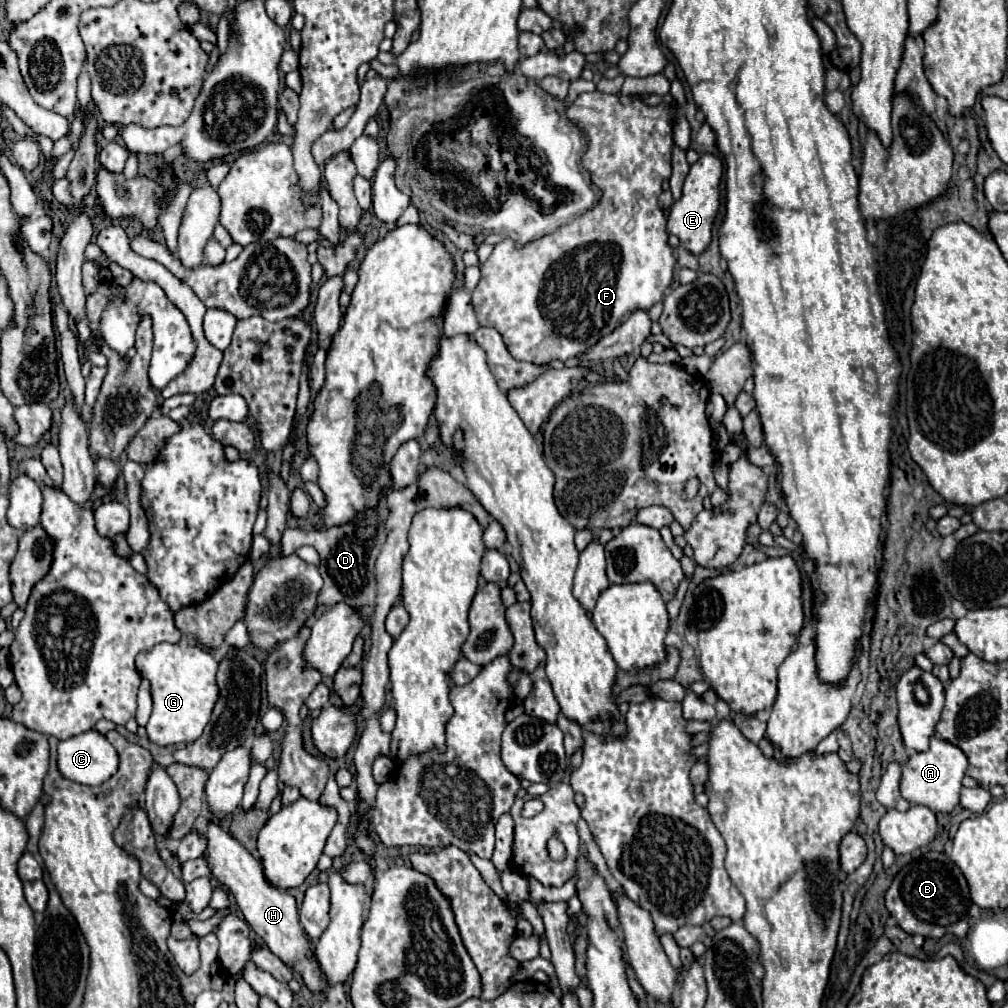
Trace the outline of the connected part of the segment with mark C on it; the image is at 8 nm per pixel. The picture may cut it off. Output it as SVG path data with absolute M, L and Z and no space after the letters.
M91 729L61 741L57 763L67 779L81 785L99 785L117 771L119 755L103 733Z

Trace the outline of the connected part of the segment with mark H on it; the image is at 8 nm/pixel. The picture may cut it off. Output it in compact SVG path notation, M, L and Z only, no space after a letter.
M209 821L205 829L195 829L195 831L199 837L203 837L207 841L207 849L205 849L203 857L207 861L211 875L235 897L239 909L245 915L245 921L255 929L255 933L265 941L265 945L285 965L289 965L293 971L297 971L301 975L303 983L307 985L307 989L311 993L327 991L329 989L327 975L323 973L323 969L315 957L315 949L311 945L309 935L305 933L305 929L299 923L295 897L285 889L273 887L263 873L261 861L257 861L245 849L245 845L241 841L237 841L229 831L225 831L217 821Z

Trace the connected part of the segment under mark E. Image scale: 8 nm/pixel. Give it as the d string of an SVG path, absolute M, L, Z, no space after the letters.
M703 153L691 165L691 171L689 171L689 175L685 179L685 187L683 187L683 197L679 199L679 203L675 203L671 207L667 231L677 235L681 239L681 243L695 255L701 253L711 243L713 225L715 225L719 207L721 207L721 177L723 177L721 159L713 153Z

